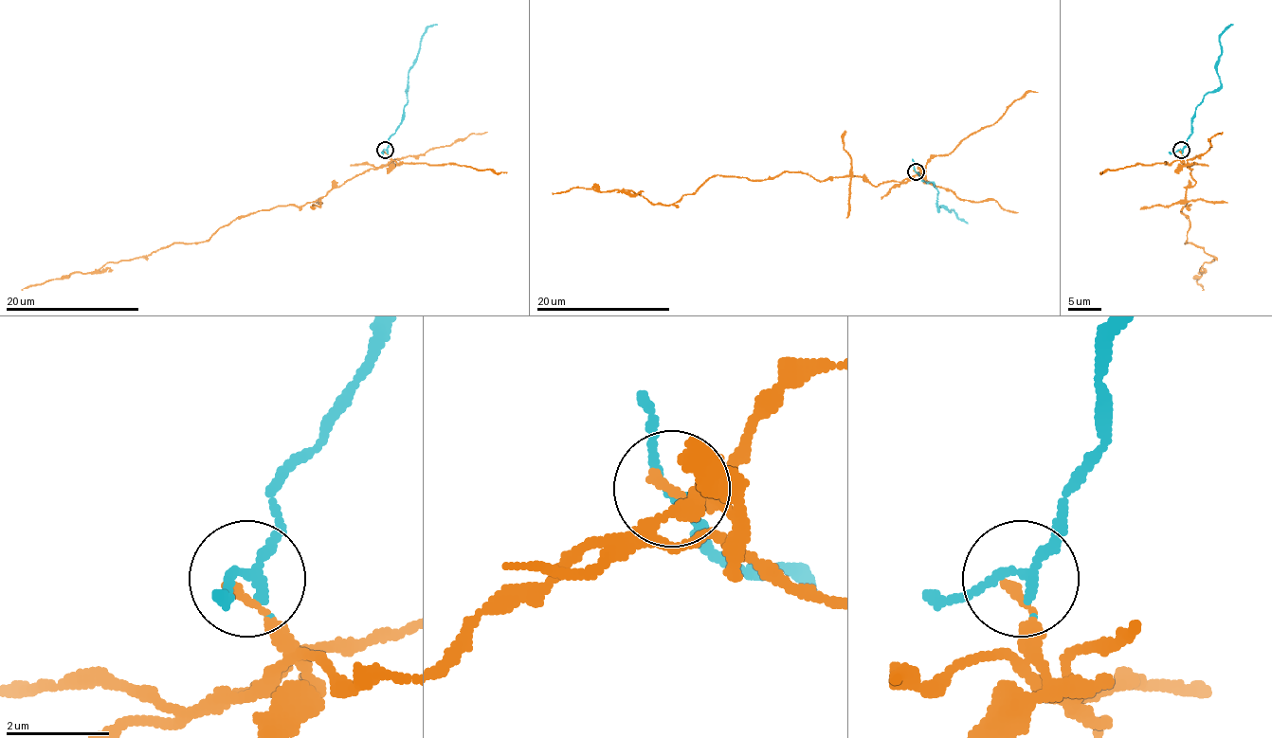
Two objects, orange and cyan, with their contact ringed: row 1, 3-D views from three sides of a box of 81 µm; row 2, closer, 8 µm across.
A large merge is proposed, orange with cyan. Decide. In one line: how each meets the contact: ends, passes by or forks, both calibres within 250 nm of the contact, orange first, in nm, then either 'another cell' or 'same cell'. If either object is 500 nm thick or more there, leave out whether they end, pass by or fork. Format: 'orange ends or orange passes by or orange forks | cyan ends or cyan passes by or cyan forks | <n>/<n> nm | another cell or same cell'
orange ends | cyan passes by | 180/180 nm | another cell

